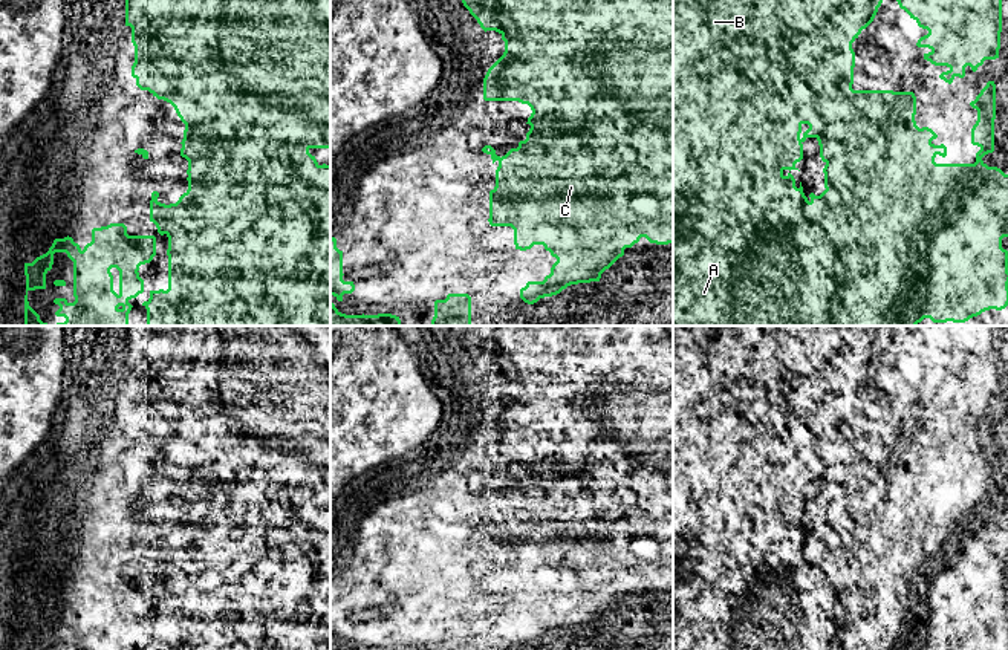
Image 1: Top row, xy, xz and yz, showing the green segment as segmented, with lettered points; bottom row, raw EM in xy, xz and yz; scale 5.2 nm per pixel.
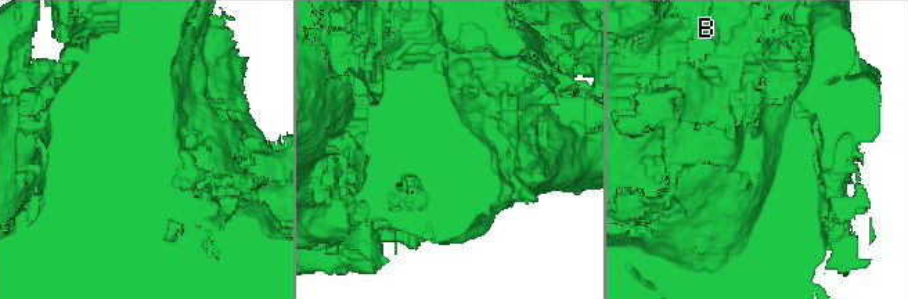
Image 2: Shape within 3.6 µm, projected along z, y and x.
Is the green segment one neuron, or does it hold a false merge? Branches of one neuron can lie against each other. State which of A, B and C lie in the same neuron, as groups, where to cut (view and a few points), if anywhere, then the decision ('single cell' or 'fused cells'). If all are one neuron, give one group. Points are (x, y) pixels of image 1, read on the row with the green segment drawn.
groups A B C; cut none; single cell

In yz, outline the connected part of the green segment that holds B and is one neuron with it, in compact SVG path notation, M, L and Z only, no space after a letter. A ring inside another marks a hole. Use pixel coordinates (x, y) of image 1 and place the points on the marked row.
M673 0L673 326L916 326L924 318L933 323L965 323L985 310L1002 310L1008 306L1008 251L1002 248L1002 239L1008 237L1008 174L997 167L988 167L982 158L994 151L994 119L996 119L996 84L988 81L974 101L977 121L971 128L971 144L980 150L974 164L936 164L935 158L947 156L944 144L932 141L938 135L928 128L919 128L915 121L916 96L913 92L893 90L854 90L855 52L852 43L875 18L883 0ZM815 138L820 145L820 158L826 164L824 191L820 196L811 193L808 197L803 187L795 187L795 179L785 170L798 170L797 162L803 159L803 142Z

